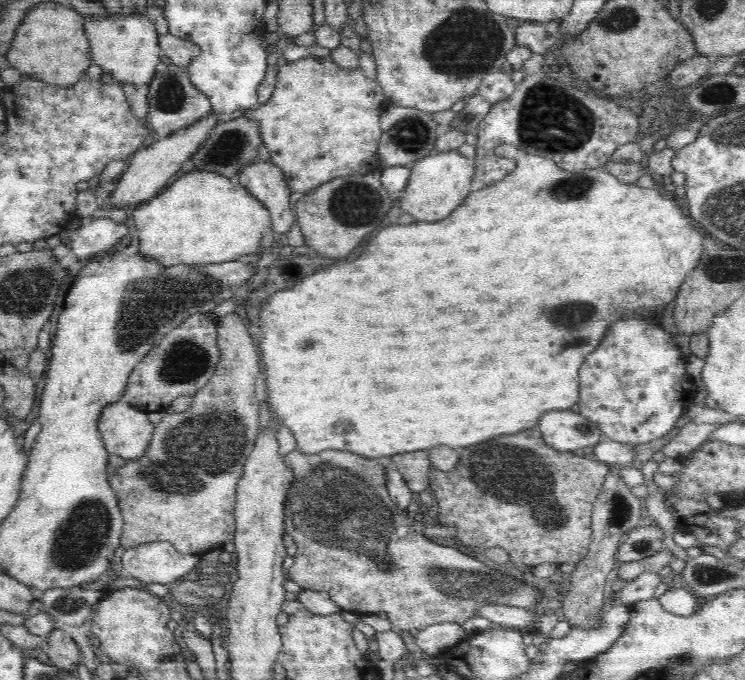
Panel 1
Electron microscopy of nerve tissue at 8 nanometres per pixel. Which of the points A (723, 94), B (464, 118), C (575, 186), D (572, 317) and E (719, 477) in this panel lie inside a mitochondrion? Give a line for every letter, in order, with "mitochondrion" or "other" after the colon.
A: mitochondrion
B: mitochondrion
C: mitochondrion
D: mitochondrion
E: other

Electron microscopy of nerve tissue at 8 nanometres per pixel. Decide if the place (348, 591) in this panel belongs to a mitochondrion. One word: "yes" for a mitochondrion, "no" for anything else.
no

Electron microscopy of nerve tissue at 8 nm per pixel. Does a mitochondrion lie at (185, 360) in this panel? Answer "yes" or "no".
yes

